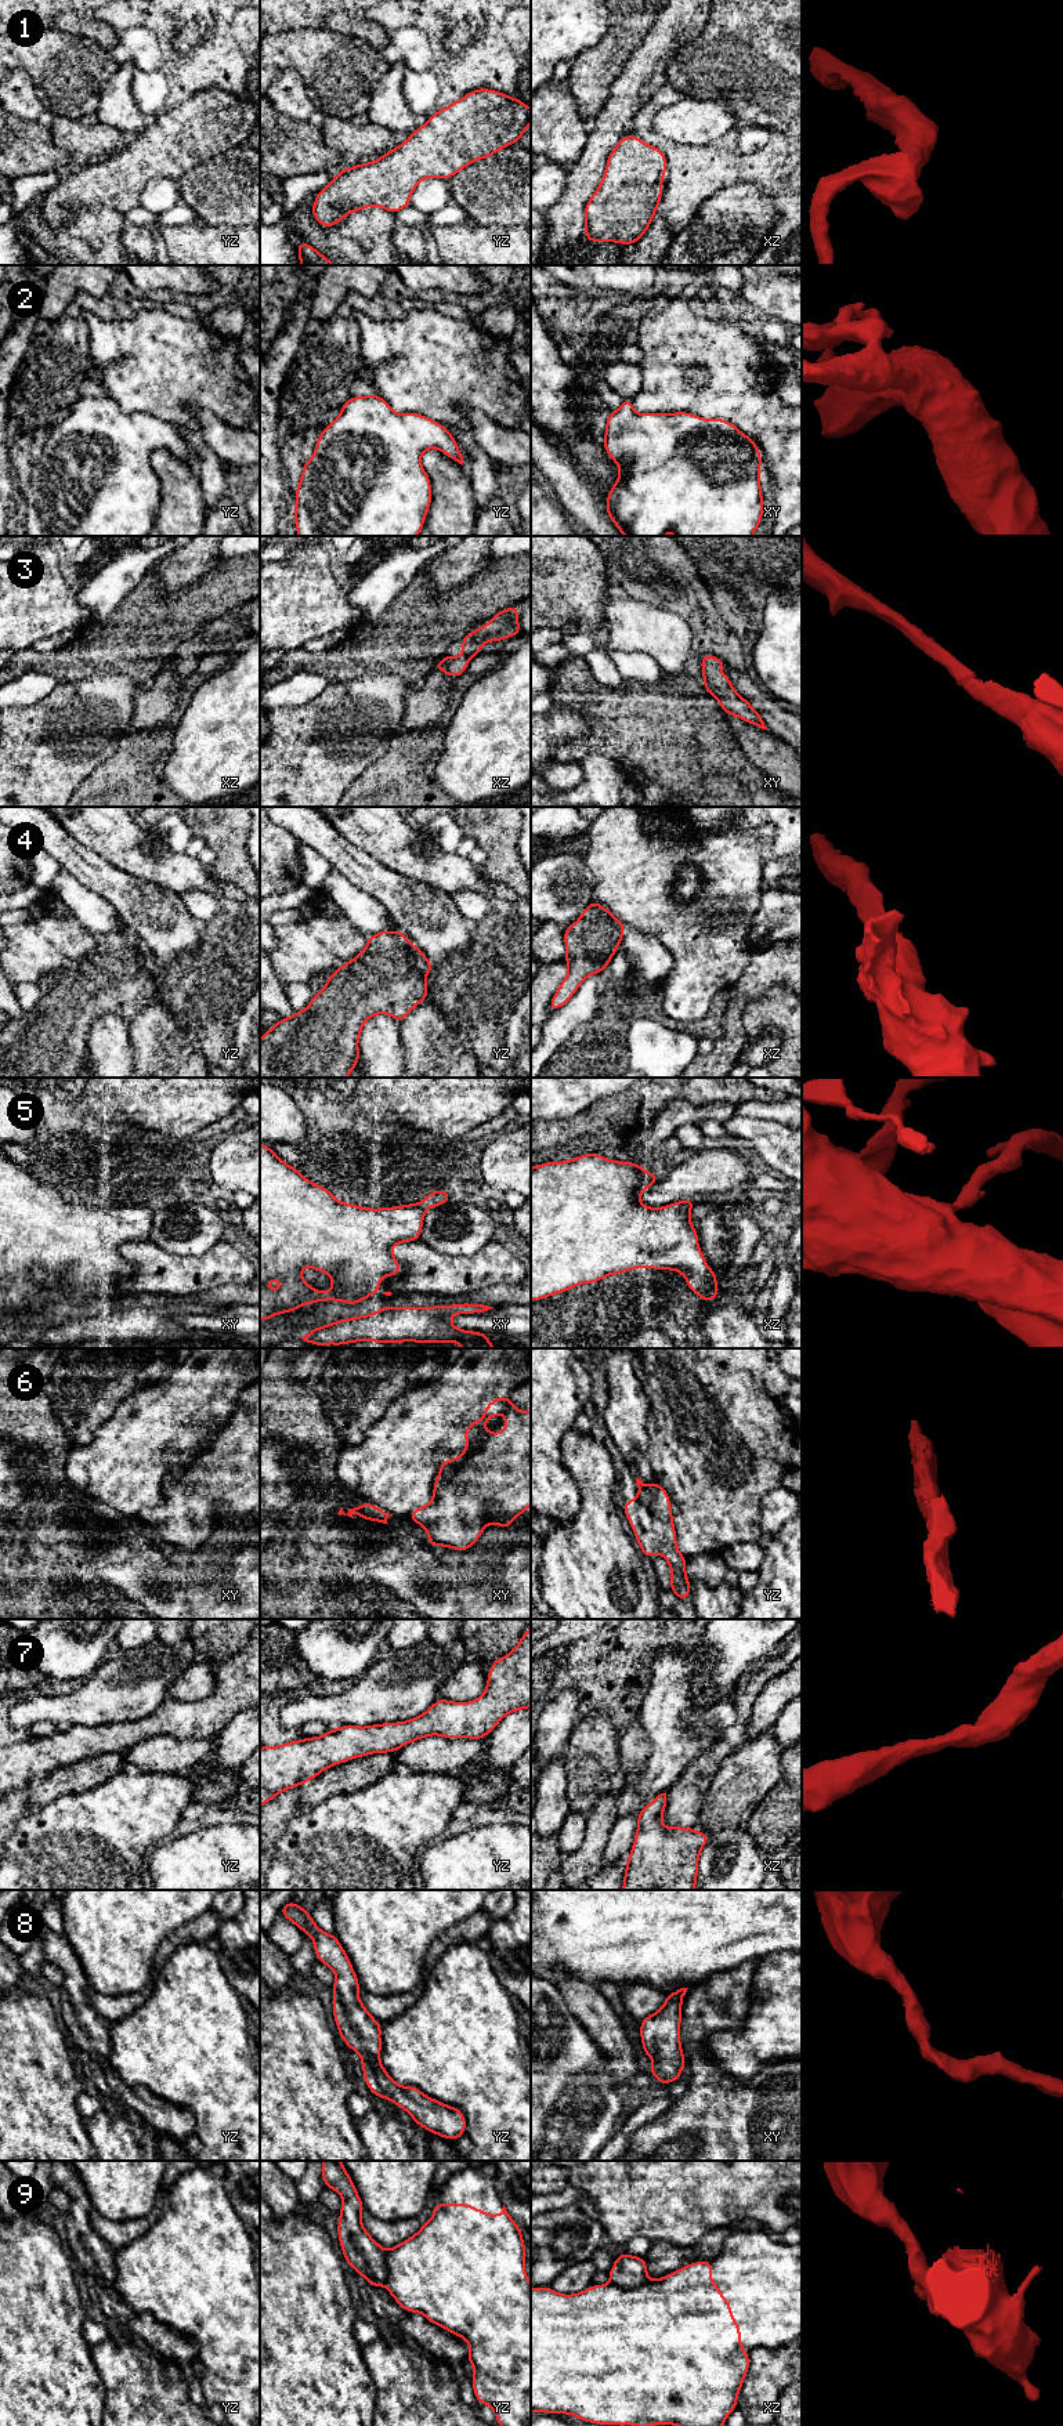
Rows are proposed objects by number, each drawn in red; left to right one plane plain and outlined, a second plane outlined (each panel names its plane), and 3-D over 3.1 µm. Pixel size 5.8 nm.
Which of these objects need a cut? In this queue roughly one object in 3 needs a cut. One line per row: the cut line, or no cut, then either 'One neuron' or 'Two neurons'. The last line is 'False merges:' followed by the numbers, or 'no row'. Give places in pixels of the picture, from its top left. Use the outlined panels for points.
1: No split. One neuron
2: No split. One neuron
3: No split. One neuron
4: No split. One neuron
5: No split. One neuron
6: Split along yz (651, 1485), (651, 1502), (646, 1506). Two neurons
7: No split. One neuron
8: No split. One neuron
9: Split along xz (648, 2280), (635, 2287), (611, 2284). Two neurons
False merges: 6, 9

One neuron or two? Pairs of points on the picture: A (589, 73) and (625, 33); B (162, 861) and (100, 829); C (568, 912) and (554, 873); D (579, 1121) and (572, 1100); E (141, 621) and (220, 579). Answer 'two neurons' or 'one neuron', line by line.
A: one neuron
B: one neuron
C: one neuron
D: two neurons
E: one neuron

